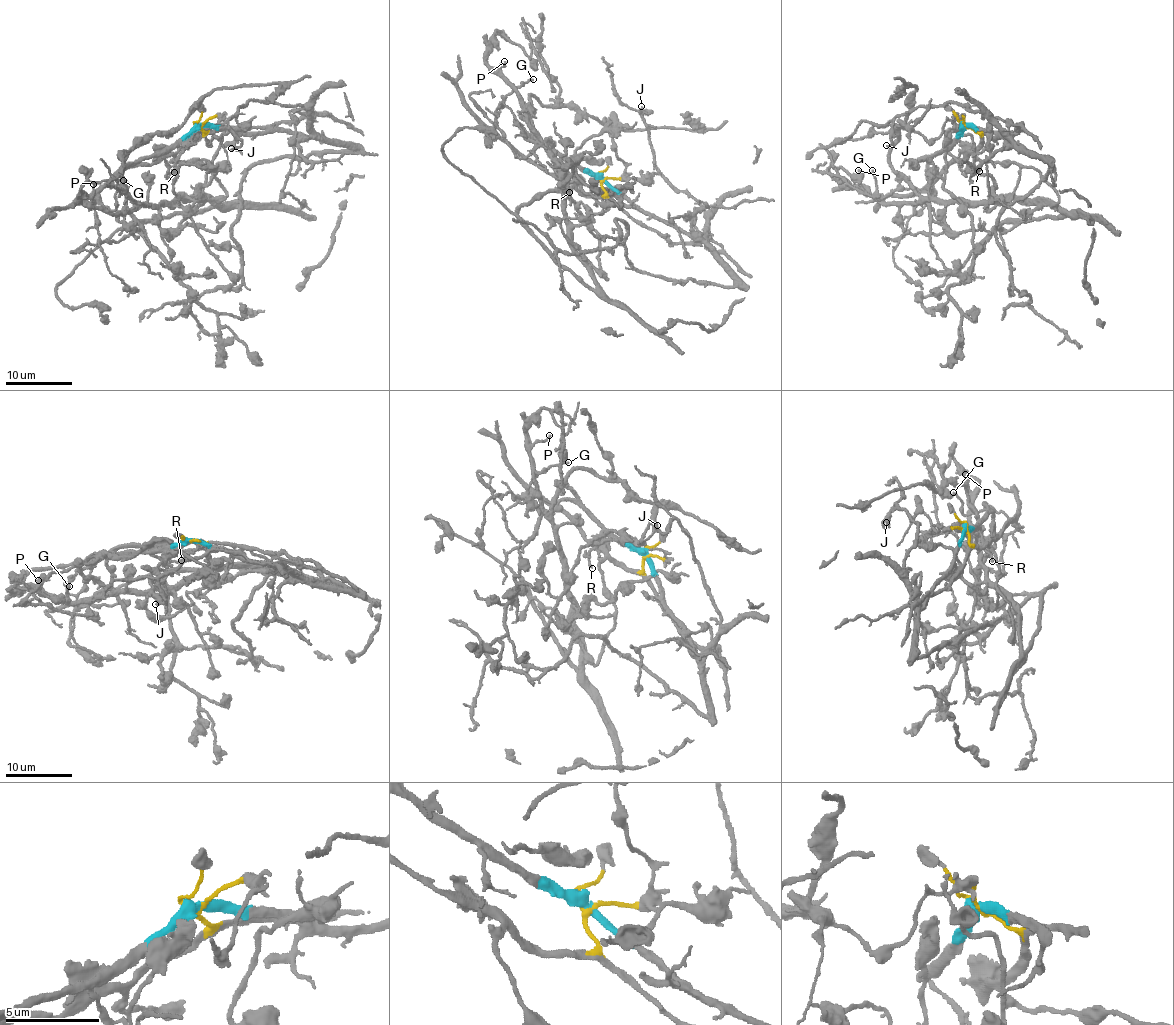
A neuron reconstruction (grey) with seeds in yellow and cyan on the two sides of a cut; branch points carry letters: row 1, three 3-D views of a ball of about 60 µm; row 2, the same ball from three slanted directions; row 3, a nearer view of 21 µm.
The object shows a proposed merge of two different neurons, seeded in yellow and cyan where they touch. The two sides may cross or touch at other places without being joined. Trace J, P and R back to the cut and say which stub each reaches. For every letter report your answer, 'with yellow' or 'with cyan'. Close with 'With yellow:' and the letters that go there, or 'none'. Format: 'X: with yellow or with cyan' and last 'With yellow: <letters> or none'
J: with cyan
P: with cyan
R: with cyan
With yellow: none

